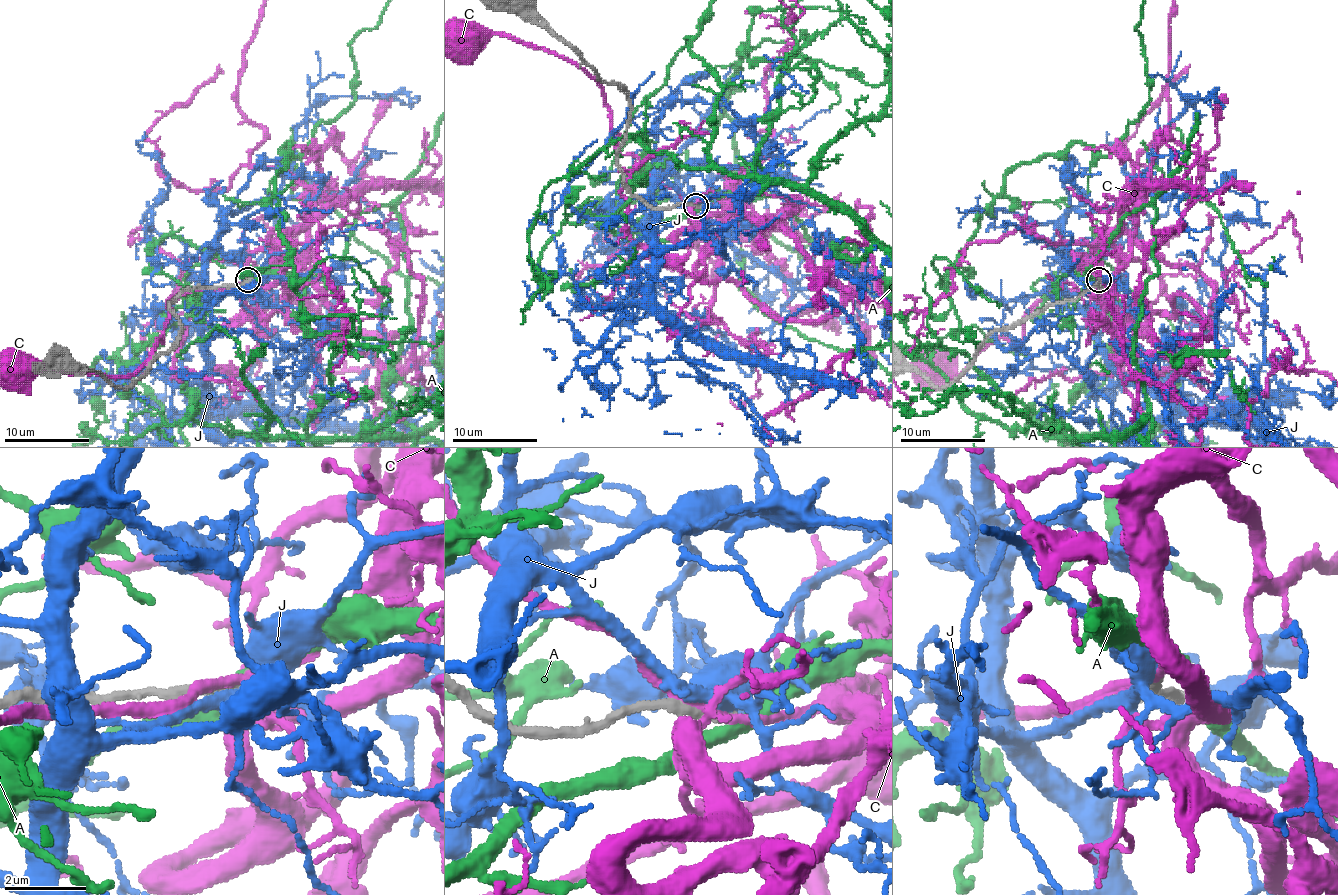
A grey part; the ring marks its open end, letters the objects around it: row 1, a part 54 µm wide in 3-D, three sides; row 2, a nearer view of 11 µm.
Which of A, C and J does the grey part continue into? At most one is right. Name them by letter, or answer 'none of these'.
none of these

